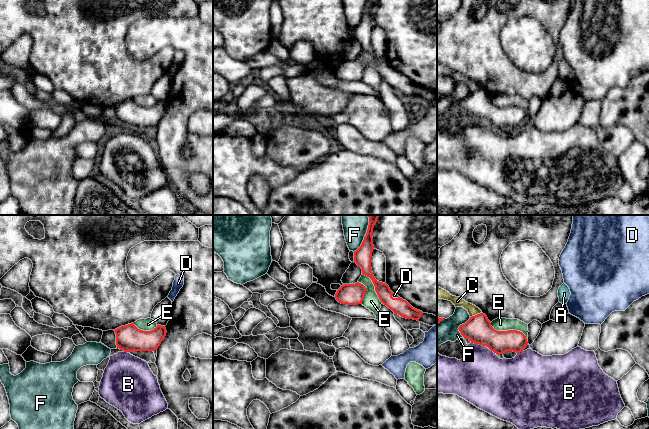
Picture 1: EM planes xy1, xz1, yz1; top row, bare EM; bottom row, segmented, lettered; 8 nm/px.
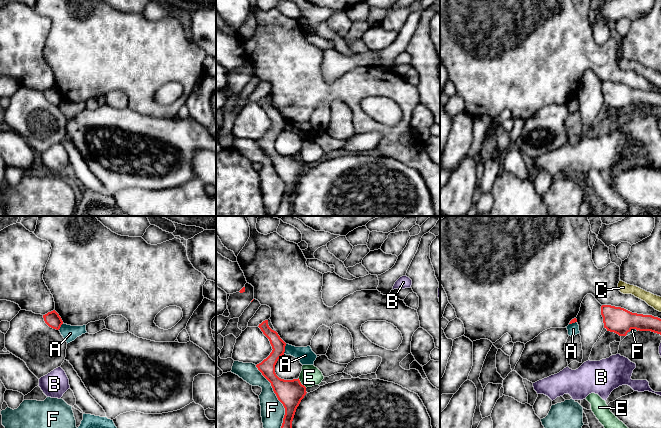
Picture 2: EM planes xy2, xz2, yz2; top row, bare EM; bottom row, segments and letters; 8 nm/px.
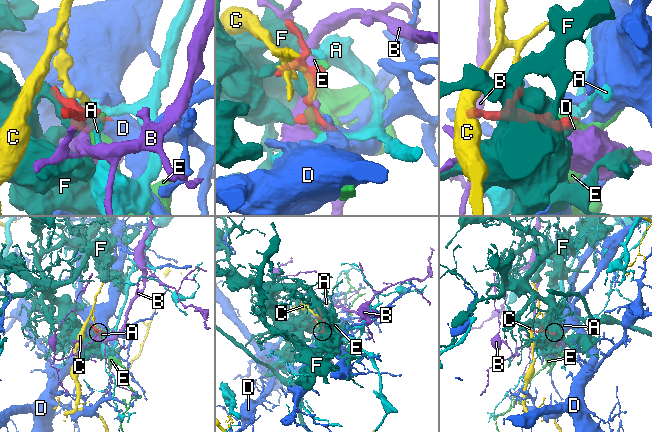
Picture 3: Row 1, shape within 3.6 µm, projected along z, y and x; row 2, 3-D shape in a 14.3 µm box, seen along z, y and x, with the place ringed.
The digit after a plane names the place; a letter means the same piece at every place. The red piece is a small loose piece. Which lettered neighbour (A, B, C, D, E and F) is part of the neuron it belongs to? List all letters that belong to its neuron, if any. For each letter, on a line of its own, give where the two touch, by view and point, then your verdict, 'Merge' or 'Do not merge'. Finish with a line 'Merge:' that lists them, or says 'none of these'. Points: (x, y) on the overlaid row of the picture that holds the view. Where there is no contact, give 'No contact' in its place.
A: Touches red at xz2 (284, 349). Do not merge
B: Touches red at yz1 (484, 345). Do not merge
C: Touches red at yz1 (475, 315). Do not merge
D: Touches red at xz1 (395, 298). Merge
E: Touches red at yz1 (509, 330). Do not merge
F: Touches red at xz2 (276, 395). Do not merge
Merge: D

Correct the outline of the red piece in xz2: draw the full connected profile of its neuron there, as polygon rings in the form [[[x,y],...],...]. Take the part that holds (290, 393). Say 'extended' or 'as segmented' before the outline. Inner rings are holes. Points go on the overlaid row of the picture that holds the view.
as segmented; [[[268,320],[263,321],[258,326],[263,334],[269,339],[272,352],[256,367],[262,375],[271,383],[274,393],[285,408],[285,415],[281,428],[292,428],[292,421],[301,400],[306,395],[306,387],[301,384],[299,378],[284,380],[275,373],[275,365],[278,359],[284,355],[286,343],[280,338],[278,333],[268,325]]]

